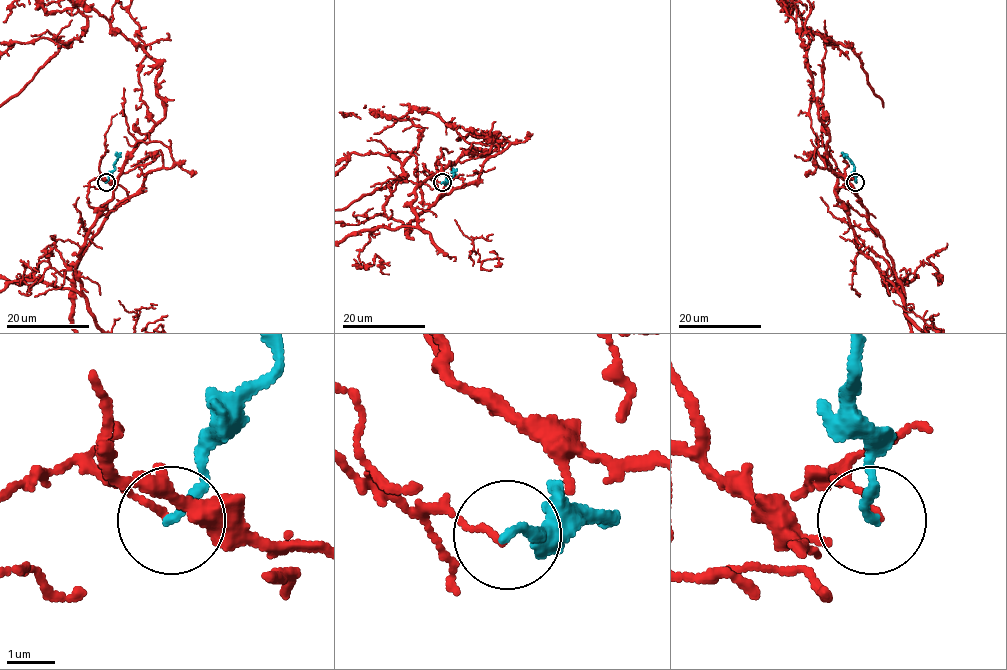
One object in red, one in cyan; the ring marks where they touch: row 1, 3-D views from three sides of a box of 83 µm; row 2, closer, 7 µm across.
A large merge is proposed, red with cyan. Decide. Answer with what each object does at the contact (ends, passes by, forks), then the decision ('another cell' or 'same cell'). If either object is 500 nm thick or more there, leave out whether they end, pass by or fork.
red ends; cyan ends; another cell

